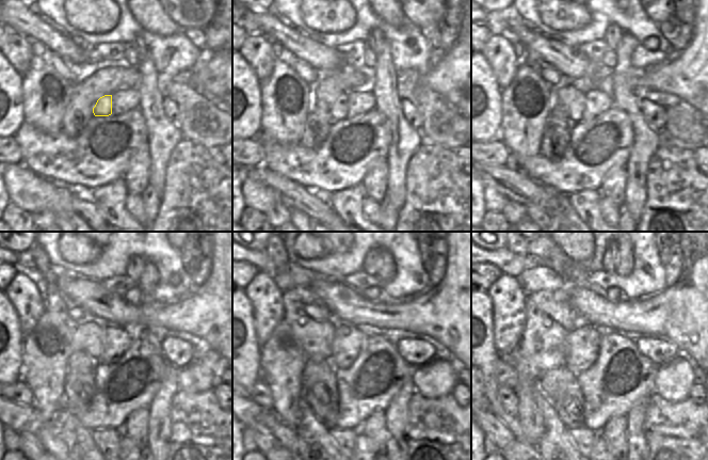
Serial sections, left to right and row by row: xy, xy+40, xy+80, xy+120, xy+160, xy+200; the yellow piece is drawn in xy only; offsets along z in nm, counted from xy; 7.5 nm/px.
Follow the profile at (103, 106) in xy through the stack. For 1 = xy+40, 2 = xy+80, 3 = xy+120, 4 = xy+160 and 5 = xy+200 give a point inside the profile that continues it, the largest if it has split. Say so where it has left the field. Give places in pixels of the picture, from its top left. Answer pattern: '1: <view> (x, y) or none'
1: xy+40 (339, 109)
2: xy+80 (574, 99)
3: xy+120 (87, 335)
4: xy+160 (316, 337)
5: xy+200 (542, 344)

